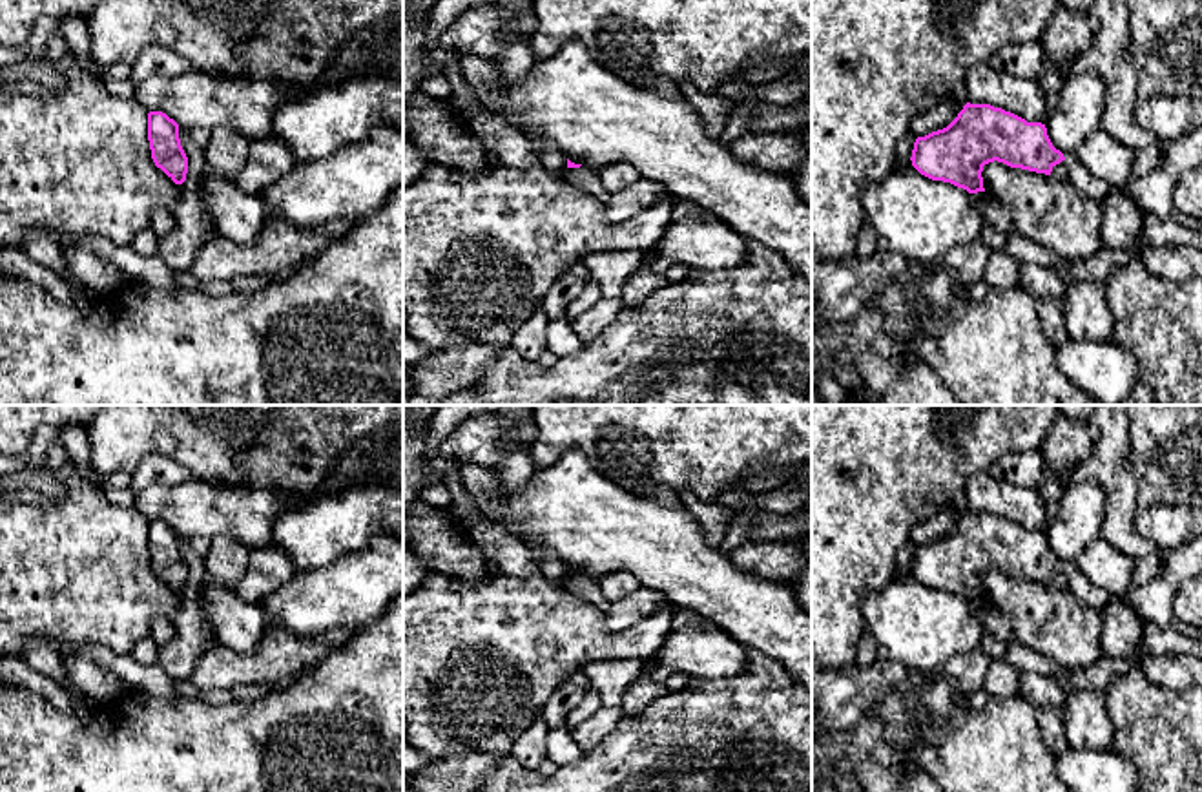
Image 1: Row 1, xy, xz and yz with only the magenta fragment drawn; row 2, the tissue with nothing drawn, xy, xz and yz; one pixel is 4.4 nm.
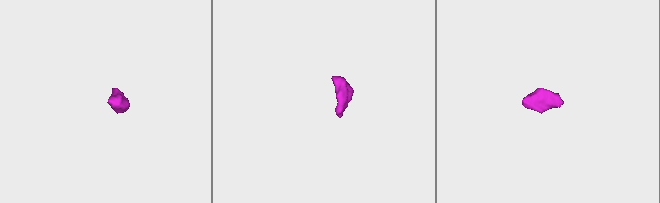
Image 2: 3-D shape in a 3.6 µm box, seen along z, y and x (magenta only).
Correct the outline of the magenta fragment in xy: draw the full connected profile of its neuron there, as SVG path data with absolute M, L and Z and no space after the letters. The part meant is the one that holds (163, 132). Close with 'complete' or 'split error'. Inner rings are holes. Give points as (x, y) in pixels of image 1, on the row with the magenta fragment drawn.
M150 111L148 141L155 166L175 184L182 184L188 173L188 157L181 146L179 124L162 111Z; complete

